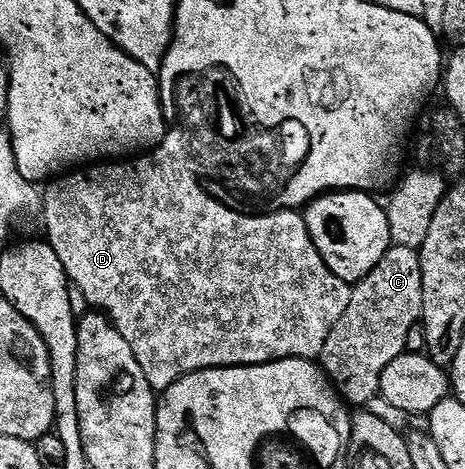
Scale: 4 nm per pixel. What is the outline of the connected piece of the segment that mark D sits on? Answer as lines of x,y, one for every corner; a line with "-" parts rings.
175,129
168,130
159,146
152,147
138,157
127,157
122,161
100,161
82,169
68,170
50,180
45,190
41,195
41,216
43,215
43,223
47,226
46,242
51,244
57,257
61,257
61,265
68,280
77,289
81,289
88,308
106,315
117,333
121,333
121,337
129,341
129,349
133,349
133,357
137,357
137,365
141,365
145,381
149,381
156,392
166,391
181,377
214,367
252,367
262,363
276,363
278,359
318,360
325,349
325,341
329,341
329,333
333,333
333,325
337,325
337,321
341,321
345,314
345,309
349,309
352,284
337,277
329,269
329,265
325,265
317,245
313,245
309,237
306,218
298,210
253,215
228,205
222,199
213,198
210,190
199,184
199,179
191,168
187,143
183,140
182,133

